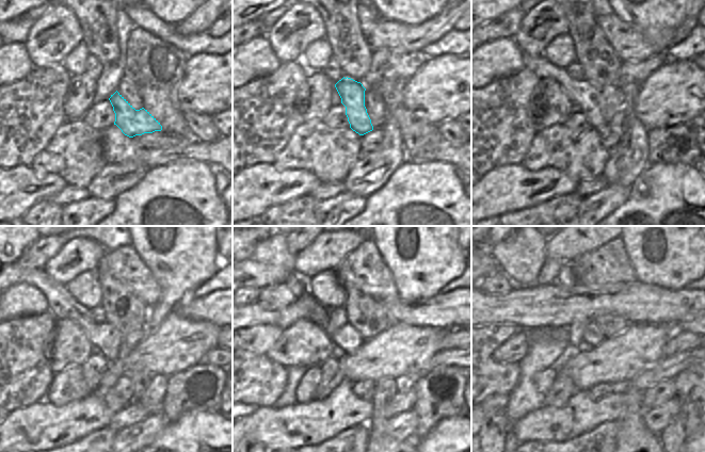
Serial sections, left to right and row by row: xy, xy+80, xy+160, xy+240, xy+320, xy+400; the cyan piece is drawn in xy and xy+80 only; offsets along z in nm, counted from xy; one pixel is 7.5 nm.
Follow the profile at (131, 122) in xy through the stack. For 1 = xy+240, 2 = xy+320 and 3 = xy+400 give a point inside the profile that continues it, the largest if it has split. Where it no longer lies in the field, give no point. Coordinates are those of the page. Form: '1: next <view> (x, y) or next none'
1: next xy+240 (62, 305)
2: next xy+320 (254, 273)
3: next xy+400 (493, 267)

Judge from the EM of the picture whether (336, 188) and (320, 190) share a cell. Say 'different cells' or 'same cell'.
same cell

